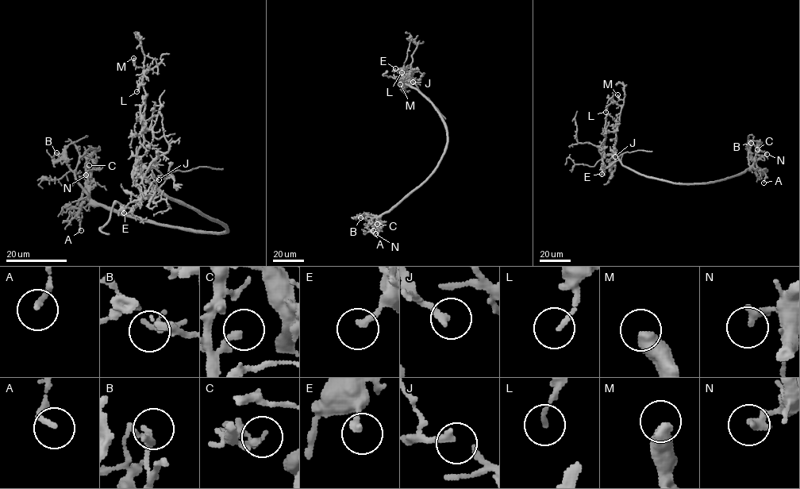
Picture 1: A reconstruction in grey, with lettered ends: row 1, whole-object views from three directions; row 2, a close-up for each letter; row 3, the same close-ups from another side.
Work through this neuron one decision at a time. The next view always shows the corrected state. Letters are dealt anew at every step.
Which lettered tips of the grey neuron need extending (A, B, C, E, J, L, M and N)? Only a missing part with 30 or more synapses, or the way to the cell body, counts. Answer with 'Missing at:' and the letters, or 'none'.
Missing at: J

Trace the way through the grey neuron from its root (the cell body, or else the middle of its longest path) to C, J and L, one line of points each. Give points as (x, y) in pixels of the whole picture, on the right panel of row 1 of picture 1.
C: (667, 181), (709, 183), (738, 175), (751, 165), (757, 149)
J: (667, 181), (640, 175), (624, 167), (614, 151), (615, 156)
L: (667, 181), (640, 175), (621, 163), (615, 149), (616, 129), (621, 107), (613, 101), (605, 112)

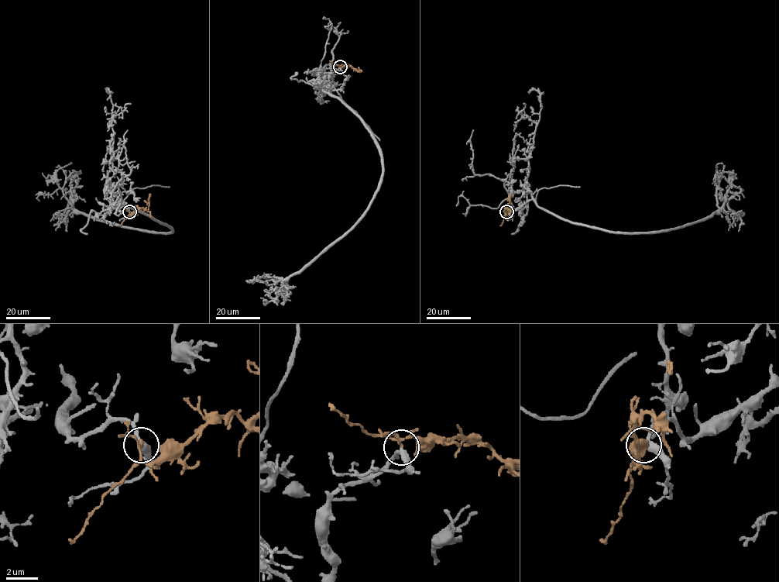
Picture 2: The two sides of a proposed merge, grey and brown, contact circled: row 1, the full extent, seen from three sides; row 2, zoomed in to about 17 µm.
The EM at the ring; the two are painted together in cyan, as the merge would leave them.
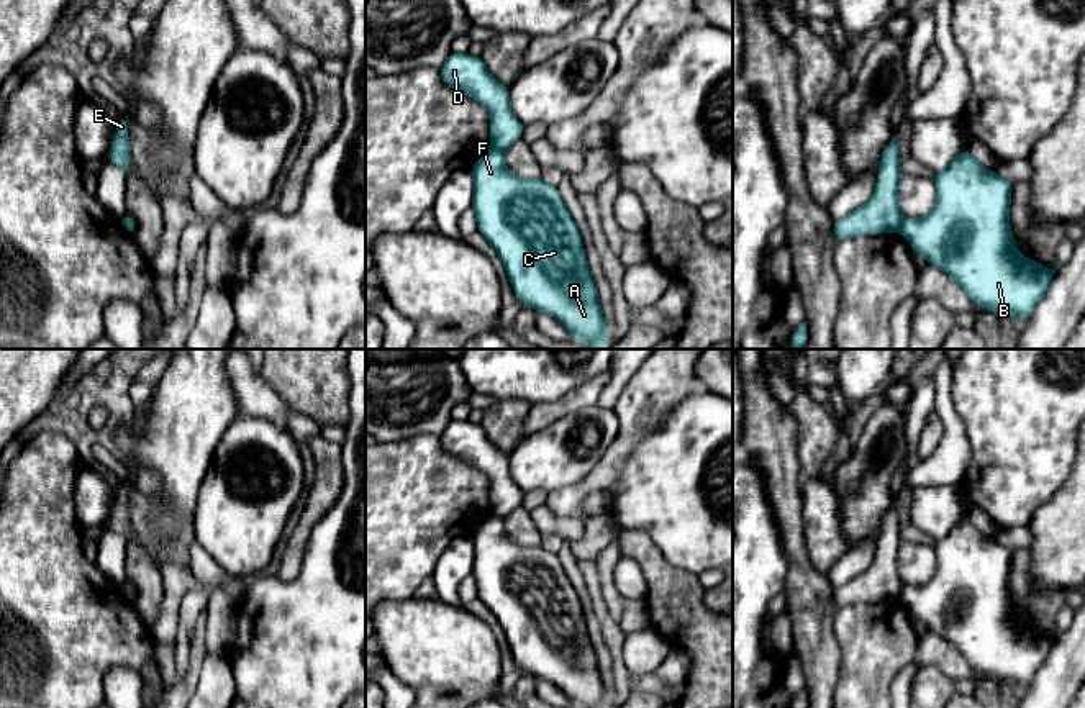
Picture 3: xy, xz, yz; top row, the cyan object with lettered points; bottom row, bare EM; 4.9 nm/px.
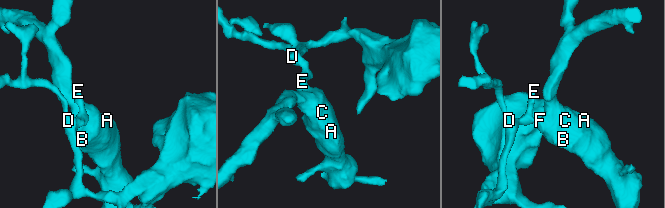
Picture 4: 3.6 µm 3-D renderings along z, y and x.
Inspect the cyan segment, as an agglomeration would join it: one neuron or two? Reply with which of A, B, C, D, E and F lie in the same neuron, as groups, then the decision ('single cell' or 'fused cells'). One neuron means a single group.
A B C F / D E | fused cells

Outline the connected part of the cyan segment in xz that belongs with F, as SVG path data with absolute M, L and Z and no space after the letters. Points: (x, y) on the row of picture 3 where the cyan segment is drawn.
M490 149L482 156L470 172L474 175L472 210L477 215L477 231L485 236L498 252L520 302L536 311L557 318L570 331L572 341L588 349L605 349L608 324L602 315L598 293L579 229L562 202L559 187L549 185L541 179L523 180L511 175L506 170L503 151L498 149Z

